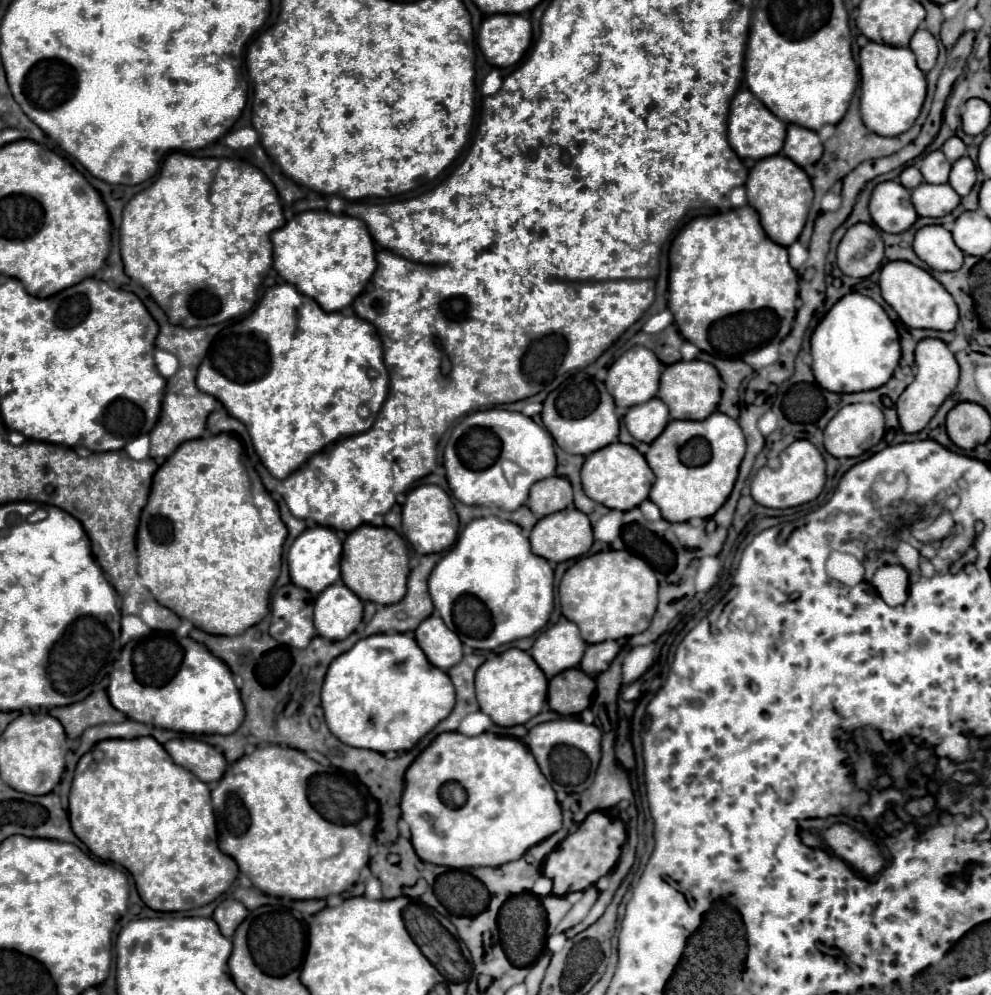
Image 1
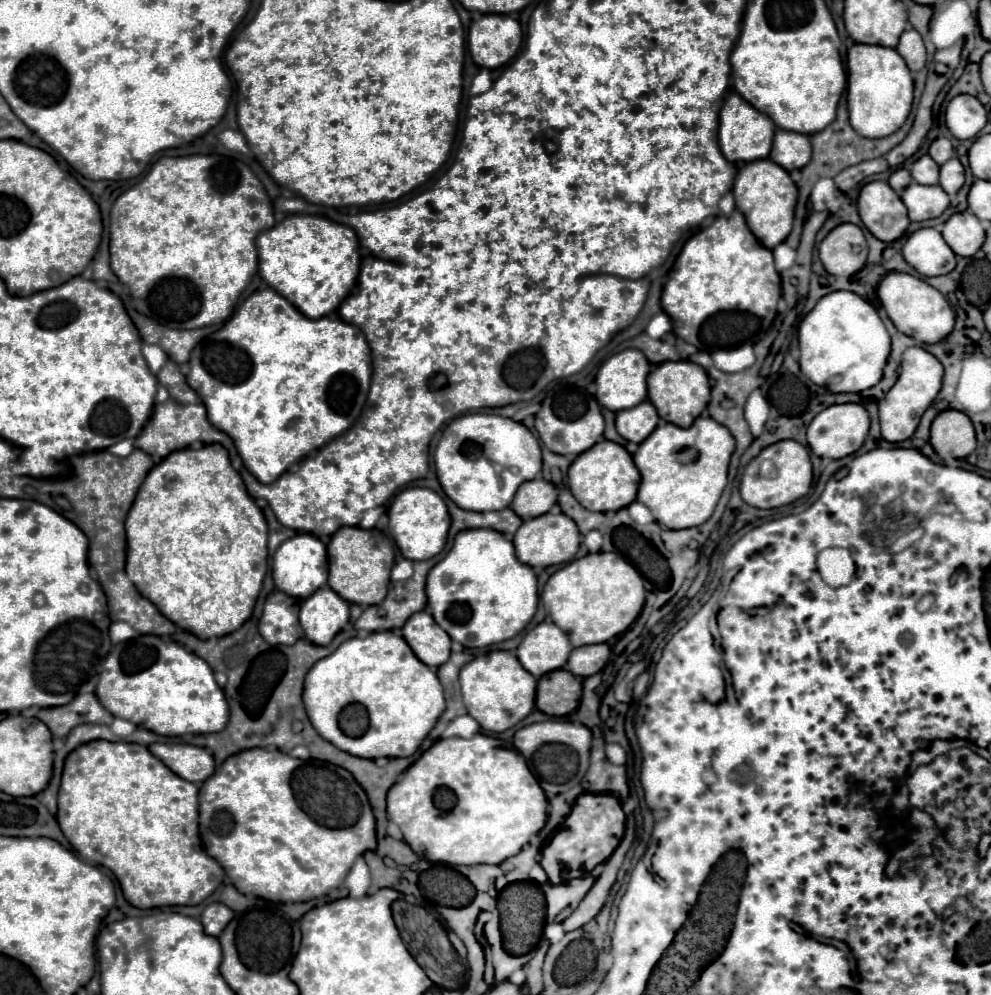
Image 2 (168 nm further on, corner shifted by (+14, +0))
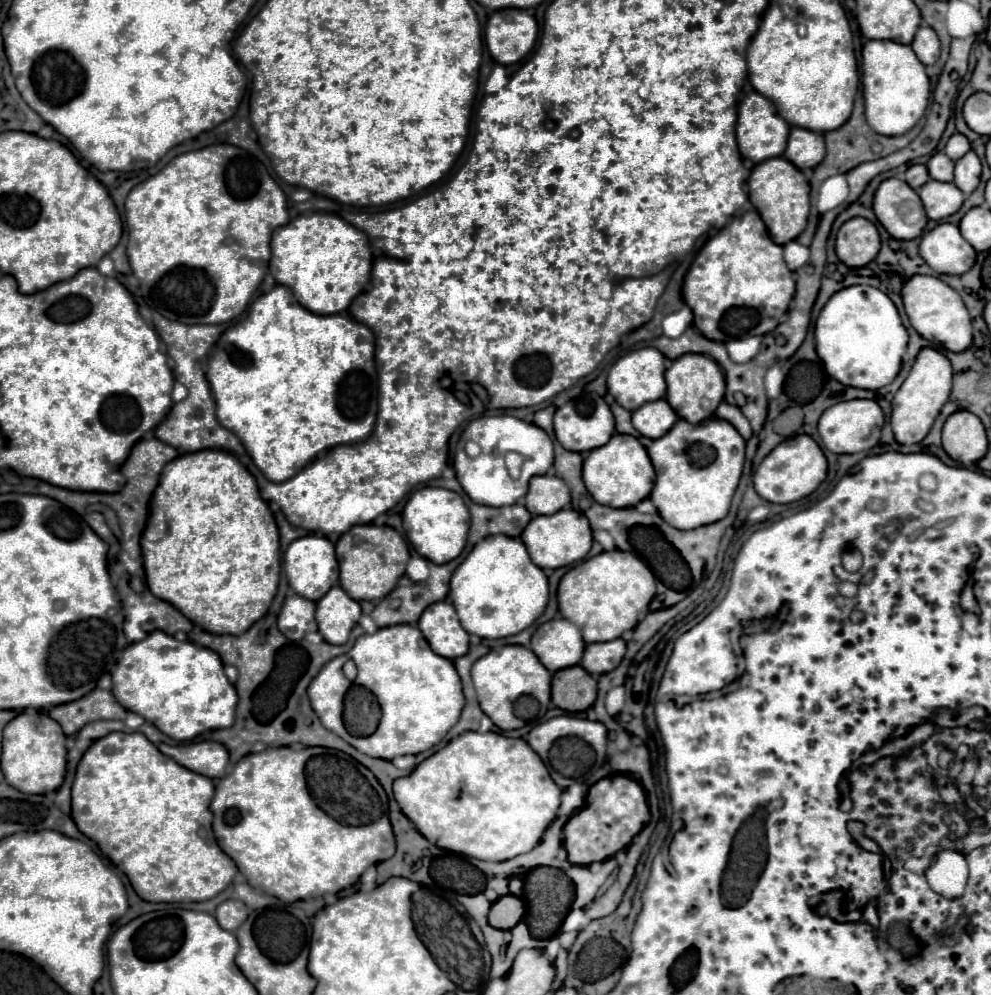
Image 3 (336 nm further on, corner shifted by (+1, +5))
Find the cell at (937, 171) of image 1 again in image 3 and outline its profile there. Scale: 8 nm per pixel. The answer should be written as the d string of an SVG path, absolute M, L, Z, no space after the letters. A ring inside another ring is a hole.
M935 153L929 159L927 169L929 169L931 179L935 181L953 181L953 165L955 163L945 153Z

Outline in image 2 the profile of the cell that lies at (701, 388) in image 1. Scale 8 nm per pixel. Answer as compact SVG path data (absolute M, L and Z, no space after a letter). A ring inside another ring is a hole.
M690 360L662 362L648 376L648 400L656 406L662 420L672 422L680 428L688 428L710 402L708 374L704 372L702 366L698 366Z

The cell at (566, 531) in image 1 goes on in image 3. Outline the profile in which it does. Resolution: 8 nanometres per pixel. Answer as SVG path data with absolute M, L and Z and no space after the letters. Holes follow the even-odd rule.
M561 509L553 515L533 517L529 525L525 527L521 539L531 555L531 561L539 565L541 569L557 569L557 567L577 563L589 553L591 543L593 543L587 517L583 513L577 513L575 509Z

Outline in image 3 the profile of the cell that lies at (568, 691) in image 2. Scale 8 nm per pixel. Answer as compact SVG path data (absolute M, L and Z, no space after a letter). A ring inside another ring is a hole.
M579 665L561 669L553 675L551 701L569 713L585 711L597 697L597 681Z

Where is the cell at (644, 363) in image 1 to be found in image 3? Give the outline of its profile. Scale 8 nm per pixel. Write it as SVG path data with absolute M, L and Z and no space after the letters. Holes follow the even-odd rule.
M643 347L643 349L627 353L625 357L621 357L611 367L609 377L607 377L607 389L621 407L625 407L629 411L635 411L643 403L657 401L657 399L665 397L663 373L665 373L665 357L663 357L663 353L659 353L655 347Z

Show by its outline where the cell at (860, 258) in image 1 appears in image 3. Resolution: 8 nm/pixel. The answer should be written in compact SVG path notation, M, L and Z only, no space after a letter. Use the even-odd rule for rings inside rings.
M865 217L845 221L835 239L835 253L847 267L865 267L881 249L877 227Z

